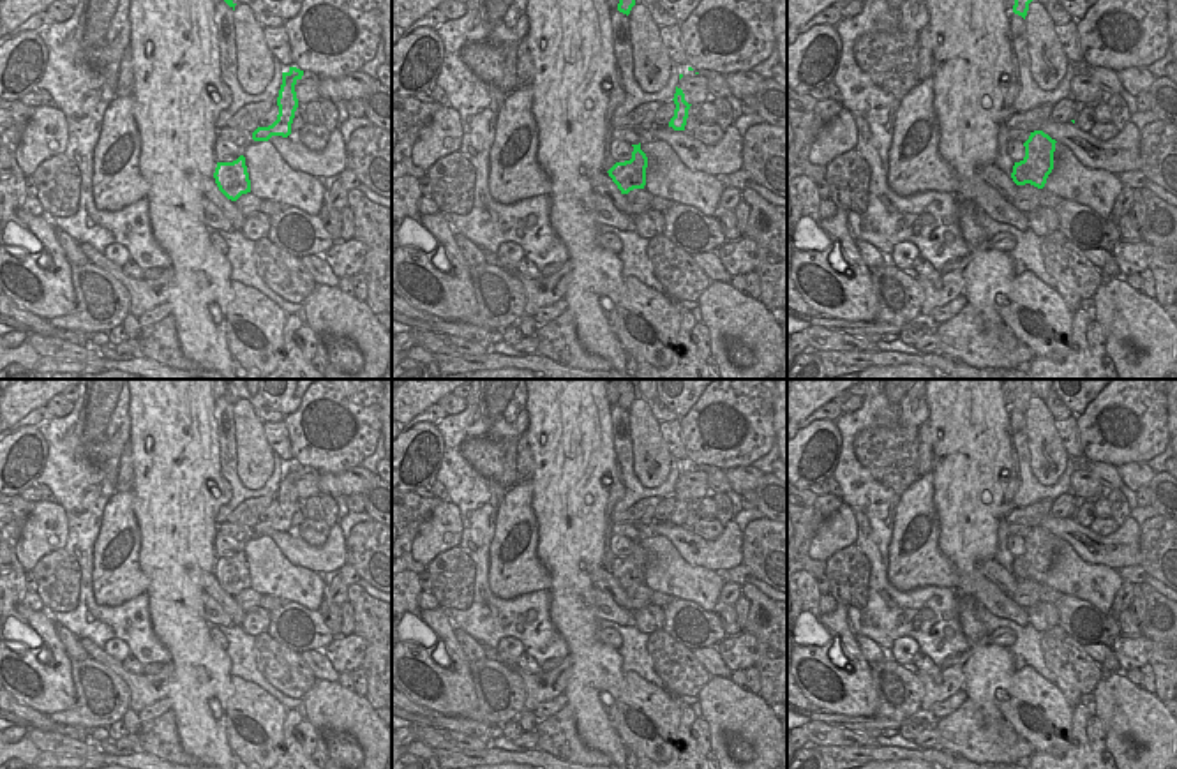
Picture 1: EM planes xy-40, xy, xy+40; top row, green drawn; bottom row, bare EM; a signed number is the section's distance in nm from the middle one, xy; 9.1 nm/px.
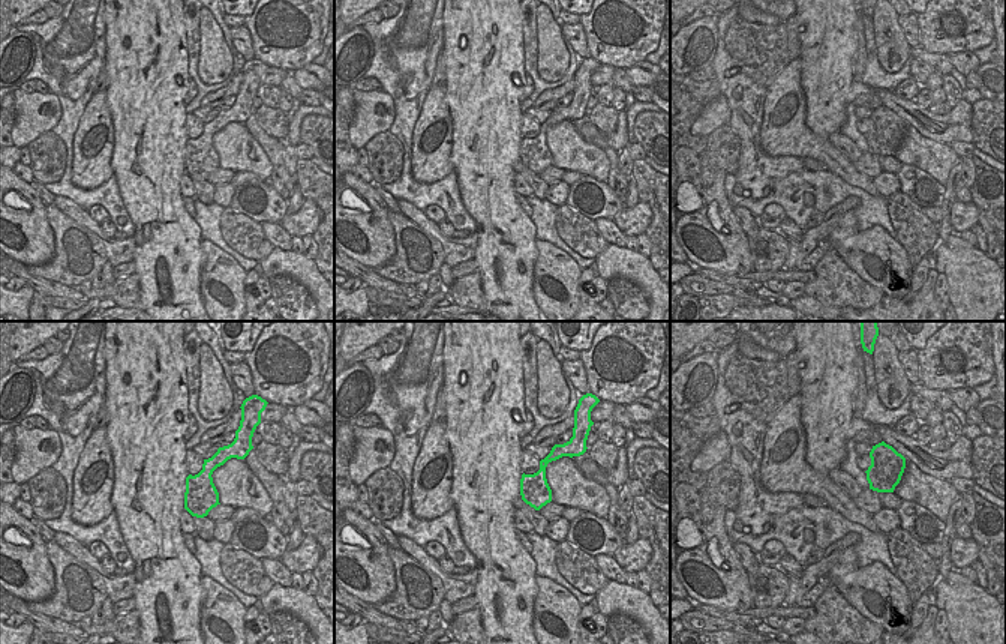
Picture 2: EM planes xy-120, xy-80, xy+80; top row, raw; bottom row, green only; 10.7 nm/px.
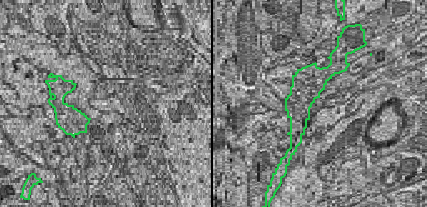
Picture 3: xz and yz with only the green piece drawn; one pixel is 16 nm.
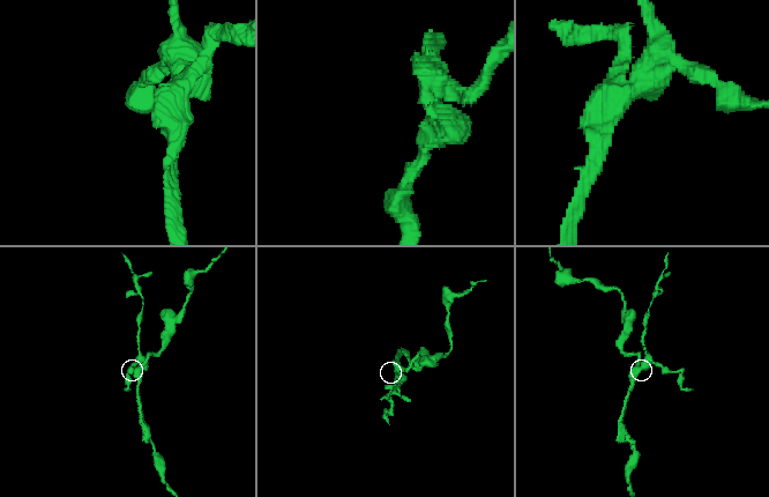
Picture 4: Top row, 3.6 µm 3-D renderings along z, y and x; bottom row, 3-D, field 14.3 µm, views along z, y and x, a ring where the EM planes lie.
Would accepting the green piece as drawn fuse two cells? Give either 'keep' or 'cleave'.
cleave

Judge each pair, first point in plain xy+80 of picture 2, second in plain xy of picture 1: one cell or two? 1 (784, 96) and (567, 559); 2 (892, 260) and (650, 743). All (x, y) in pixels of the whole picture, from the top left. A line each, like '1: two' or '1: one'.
1: two
2: one

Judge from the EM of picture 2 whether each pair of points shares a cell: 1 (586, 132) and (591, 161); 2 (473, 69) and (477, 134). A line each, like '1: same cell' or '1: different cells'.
1: different cells
2: same cell

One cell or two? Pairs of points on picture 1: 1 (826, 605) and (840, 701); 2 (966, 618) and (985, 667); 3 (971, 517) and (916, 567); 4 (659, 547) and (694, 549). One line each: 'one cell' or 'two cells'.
1: two cells
2: one cell
3: two cells
4: two cells

